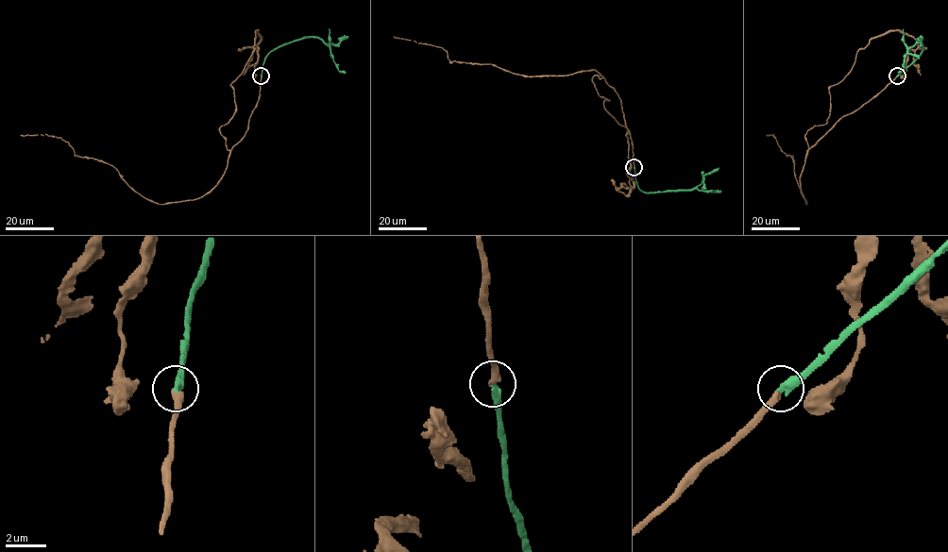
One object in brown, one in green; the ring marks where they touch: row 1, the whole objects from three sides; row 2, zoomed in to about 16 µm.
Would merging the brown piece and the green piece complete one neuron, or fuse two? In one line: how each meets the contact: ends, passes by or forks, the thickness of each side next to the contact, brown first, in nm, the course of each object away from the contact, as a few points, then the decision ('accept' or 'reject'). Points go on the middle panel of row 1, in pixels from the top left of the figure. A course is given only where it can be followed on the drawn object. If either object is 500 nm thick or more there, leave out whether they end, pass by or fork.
brown ends there; green ends there; 320 nm thick on the brown side, 440 nm on the other; brown runs (634, 167), (621, 101), (596, 70), (525, 76), (491, 64), (450, 61), (441, 47), (393, 37); green runs (634, 167), (637, 185), (643, 192), (655, 192), (691, 191), (704, 175), (719, 167); accept

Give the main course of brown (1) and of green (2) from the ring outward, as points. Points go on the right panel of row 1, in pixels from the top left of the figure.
1: (897, 75), (844, 115), (809, 149), (800, 176), (806, 204), (791, 157), (781, 149), (773, 134), (767, 135)
2: (897, 75), (922, 52), (921, 37), (908, 50), (904, 66), (897, 73)

